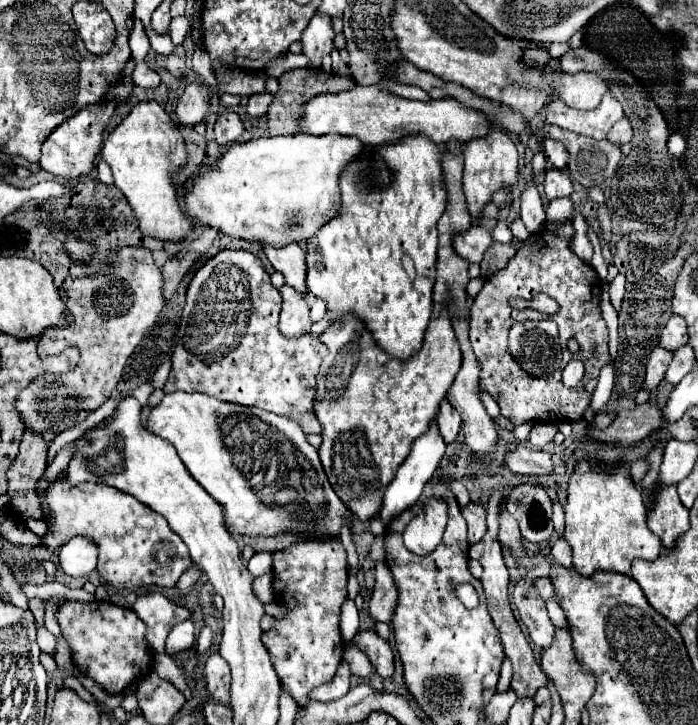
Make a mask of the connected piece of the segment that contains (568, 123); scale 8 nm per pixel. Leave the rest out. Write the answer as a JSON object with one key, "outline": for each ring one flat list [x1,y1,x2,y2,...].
{"outline":[[607,91,601,99,601,105,593,111,579,111,567,107,561,99,553,99,545,107,545,121,553,121,555,125,575,131,579,135,587,135,593,139,605,139,611,127,623,117,623,107,619,101]]}

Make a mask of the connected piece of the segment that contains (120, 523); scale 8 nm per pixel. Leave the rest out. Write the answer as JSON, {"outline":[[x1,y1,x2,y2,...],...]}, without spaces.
{"outline":[[53,481,39,497,39,501,47,507,47,515,43,517,47,523,47,533,41,537,41,547,45,551,53,553,73,535,93,541,99,551,97,571,101,579,113,585,117,591,153,583,173,587,193,565,187,545,181,541,181,537,175,537,165,517,151,511,133,495,101,483,83,483,75,487,67,487,63,483,67,481]]}

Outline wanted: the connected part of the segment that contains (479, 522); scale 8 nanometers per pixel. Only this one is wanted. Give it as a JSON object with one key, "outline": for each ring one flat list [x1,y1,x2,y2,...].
{"outline":[[469,503,469,505,463,505,461,507,461,513,467,521,467,529,469,529,469,543,477,543,483,535,485,535,485,513,483,513,483,507,477,505,477,503]]}

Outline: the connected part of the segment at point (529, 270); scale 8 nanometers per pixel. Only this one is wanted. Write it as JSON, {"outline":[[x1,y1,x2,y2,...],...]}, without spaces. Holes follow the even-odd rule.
{"outline":[[541,233,539,239,533,243,533,245,523,245,517,249,515,257,509,259,509,263,499,269,497,273,493,273,483,289,479,291,479,295,475,297,475,303,471,307,471,323,469,323,469,341,471,341,471,347,475,351,475,357,479,361,479,367,481,367,481,387,493,395,493,399,497,401,499,409,501,409,501,415,507,417,513,425,519,425,519,423,527,423,527,421,549,421,549,423,559,423,561,419,565,421,581,421,583,417,583,411,589,407,591,403,591,395,597,387,597,375,599,375,599,369,611,359,609,357,609,351,607,351,607,341,609,341,609,335,607,335,607,325,601,317,601,309,599,309,599,295,603,291,603,281,599,279,599,275,595,273,595,269,581,261,571,245,569,245,569,239,565,235,555,235,555,233],[537,293,547,293,549,297,553,297,561,311,555,313,555,315,545,315,545,313,539,313,539,311,532,308,527,308,521,312,521,309,515,309,511,307,511,299,533,299],[541,319,553,319,557,325,559,325,559,335,563,337,563,359,581,359,585,363,585,375,581,379,581,383,577,387,565,387,561,383,561,371,553,373,551,377,547,379,533,379,533,377,527,377,525,373,519,371,519,365,515,365,511,353,507,353,507,329,515,323,515,321,525,320,541,320],[575,337,579,341,579,351,577,353,571,353,567,351,567,341]]}

